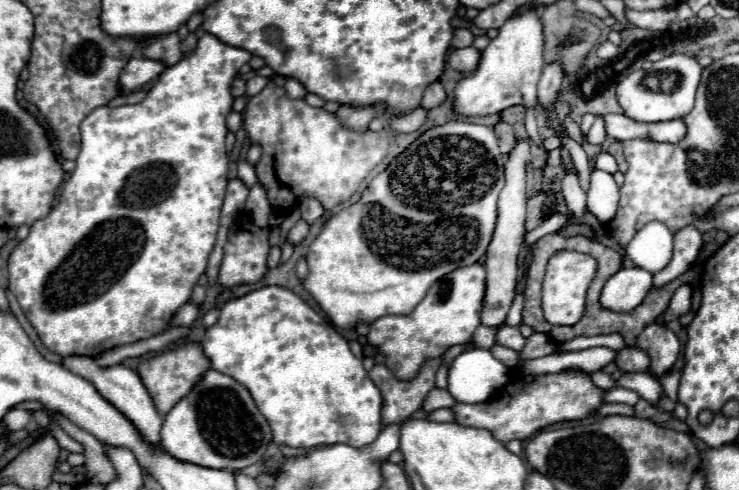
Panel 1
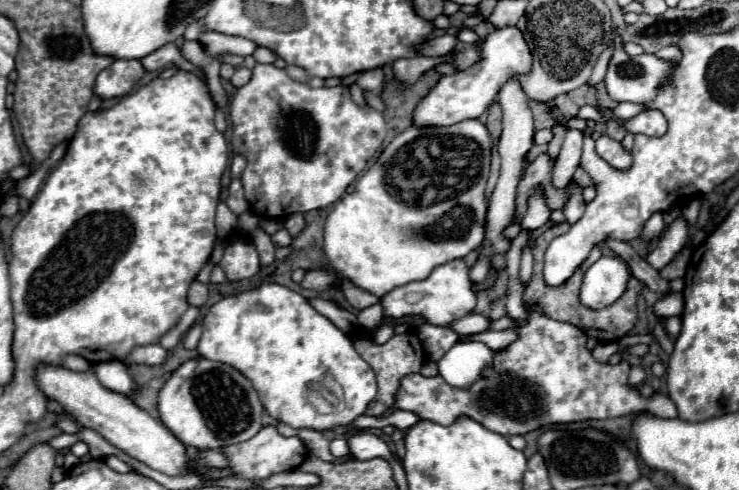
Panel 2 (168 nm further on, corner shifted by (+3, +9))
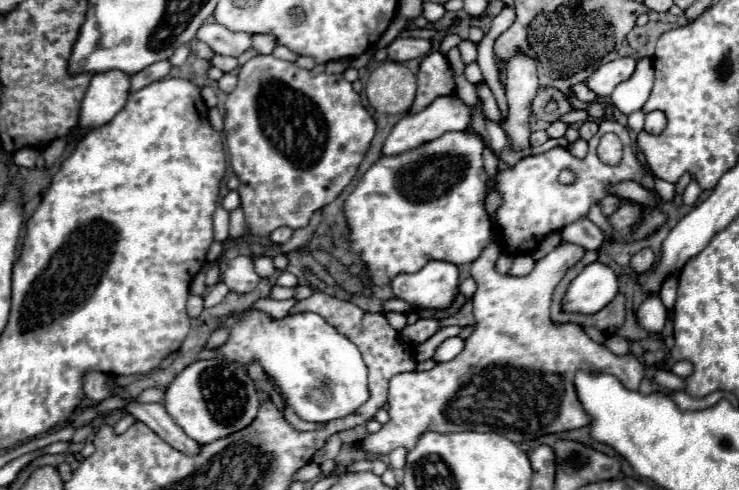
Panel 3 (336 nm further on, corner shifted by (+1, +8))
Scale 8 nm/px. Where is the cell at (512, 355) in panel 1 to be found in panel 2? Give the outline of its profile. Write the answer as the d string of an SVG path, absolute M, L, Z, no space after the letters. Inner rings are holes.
M453 259L449 263L443 263L443 265L435 267L431 271L431 275L423 281L413 281L413 283L395 287L393 291L389 291L381 299L381 303L383 303L383 309L385 309L387 317L401 319L405 315L421 315L433 325L447 327L451 321L455 321L455 319L473 311L477 299L475 299L475 293L473 293L471 285L473 283L469 279L469 269L463 263L463 259Z

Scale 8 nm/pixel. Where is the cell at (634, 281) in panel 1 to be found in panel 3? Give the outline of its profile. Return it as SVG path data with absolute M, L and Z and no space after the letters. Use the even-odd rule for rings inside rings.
M603 262L589 264L567 288L563 308L567 312L595 314L605 308L619 292L619 278Z

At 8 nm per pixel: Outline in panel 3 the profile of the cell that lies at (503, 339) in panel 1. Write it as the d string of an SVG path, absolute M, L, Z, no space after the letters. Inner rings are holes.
M417 320L415 324L411 324L411 326L405 326L401 332L399 332L399 336L401 336L401 340L407 340L409 344L421 344L421 342L425 342L425 340L429 340L433 334L437 334L437 330L439 330L441 326L439 326L439 322L437 320Z

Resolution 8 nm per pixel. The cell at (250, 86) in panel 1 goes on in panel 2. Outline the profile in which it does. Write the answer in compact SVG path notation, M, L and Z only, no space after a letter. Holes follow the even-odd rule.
M241 67L241 69L237 69L237 71L233 73L233 77L229 79L229 83L231 83L235 89L239 89L239 87L243 87L249 79L251 79L251 71L245 69L245 67Z

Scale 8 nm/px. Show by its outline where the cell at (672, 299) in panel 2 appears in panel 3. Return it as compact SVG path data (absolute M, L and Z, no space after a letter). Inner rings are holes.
M659 296L647 298L637 310L637 322L649 332L661 332L667 322L669 310L663 306Z

